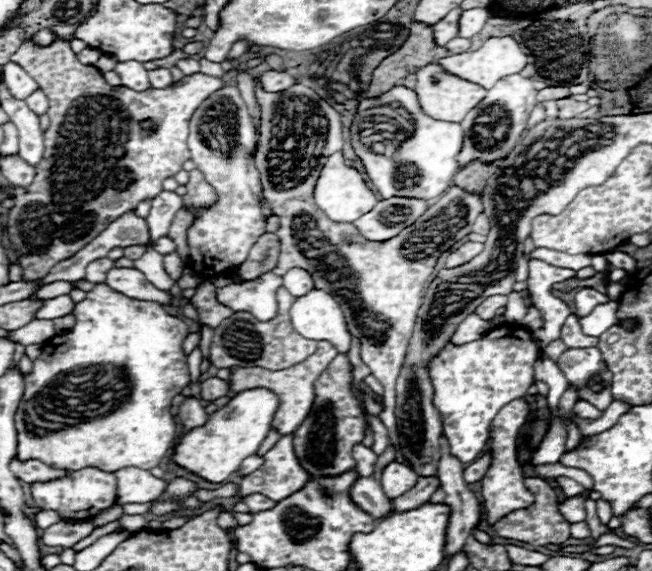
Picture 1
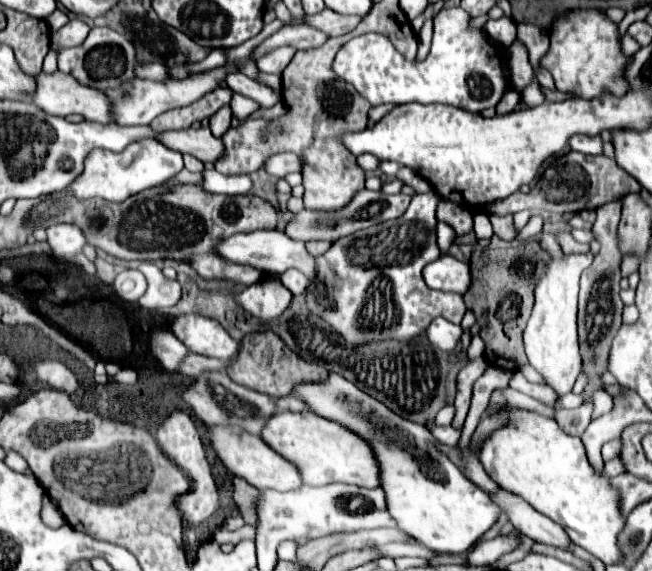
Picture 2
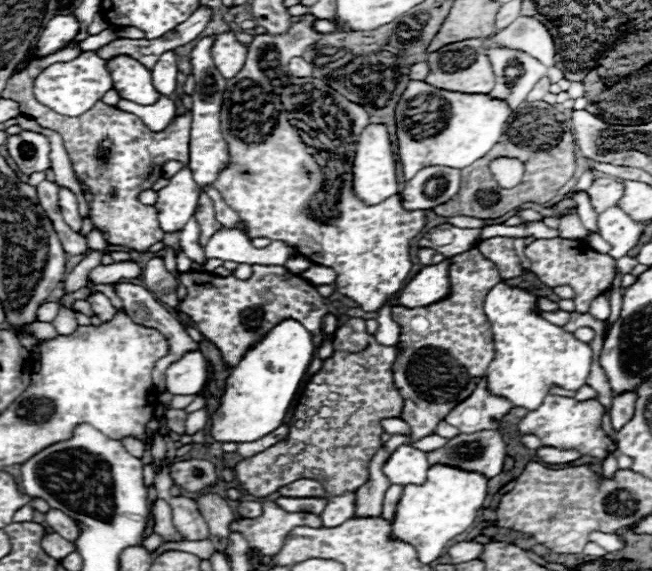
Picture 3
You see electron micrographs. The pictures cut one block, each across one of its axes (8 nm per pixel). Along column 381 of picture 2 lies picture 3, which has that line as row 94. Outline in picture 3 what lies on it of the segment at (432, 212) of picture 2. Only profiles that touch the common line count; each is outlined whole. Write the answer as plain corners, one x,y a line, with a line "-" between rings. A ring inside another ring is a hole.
304,14
298,22
294,22
290,26
288,32
284,34
258,34
254,36
254,40
246,46
248,54
246,54
246,62
244,62
244,70
240,70
240,74
236,74
236,78
228,80
228,86
224,90
224,104
222,104
222,134
224,140
228,142
230,148
230,166
220,174
220,178
216,180
218,184
218,192
222,194
222,198
226,200
226,204
236,210
236,214
240,216
240,220
244,222
244,234
254,240
254,238
270,238
270,240
282,240
292,248
298,248
298,252
302,256
306,256
310,262
320,264
320,266
328,266
336,272
336,290
344,296
348,296
352,302
356,302
364,312
378,312
384,304
388,304
402,288
404,288
404,280
412,268
410,262
410,242
414,240
414,236
418,236
422,232
422,228
426,226
426,216
424,212
412,212
408,214
406,210
402,210
398,194
376,204
376,206
366,206
362,204
354,194
352,194
352,162
354,162
354,152
356,152
356,142
358,136
362,134
362,130
370,124
370,116
362,106
356,106
354,102
346,100
342,94
336,94
336,90
332,90
330,86
326,86
324,82
316,80
316,78
294,78
288,74
288,62
294,54
302,54
310,44
316,44
320,40
320,32
314,30
314,22
318,18
314,18
312,14

